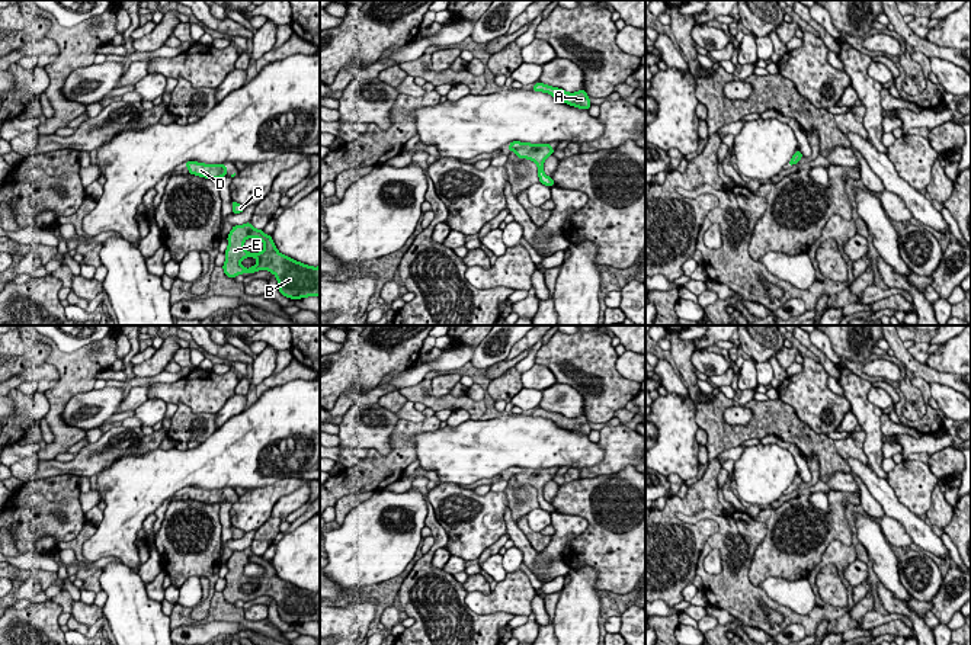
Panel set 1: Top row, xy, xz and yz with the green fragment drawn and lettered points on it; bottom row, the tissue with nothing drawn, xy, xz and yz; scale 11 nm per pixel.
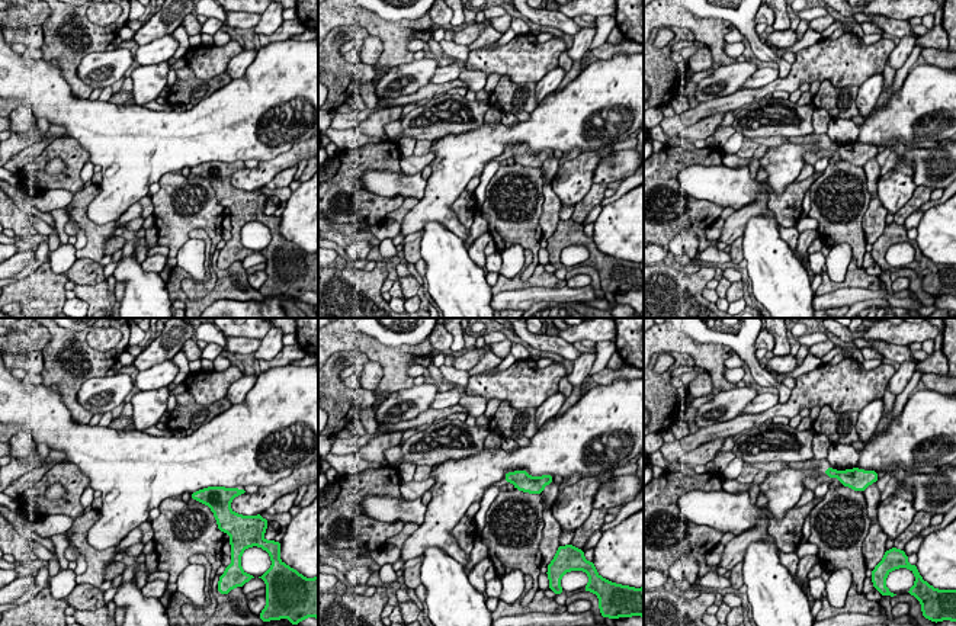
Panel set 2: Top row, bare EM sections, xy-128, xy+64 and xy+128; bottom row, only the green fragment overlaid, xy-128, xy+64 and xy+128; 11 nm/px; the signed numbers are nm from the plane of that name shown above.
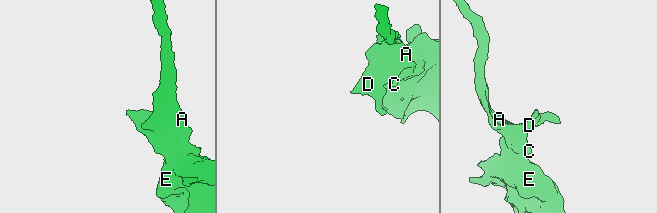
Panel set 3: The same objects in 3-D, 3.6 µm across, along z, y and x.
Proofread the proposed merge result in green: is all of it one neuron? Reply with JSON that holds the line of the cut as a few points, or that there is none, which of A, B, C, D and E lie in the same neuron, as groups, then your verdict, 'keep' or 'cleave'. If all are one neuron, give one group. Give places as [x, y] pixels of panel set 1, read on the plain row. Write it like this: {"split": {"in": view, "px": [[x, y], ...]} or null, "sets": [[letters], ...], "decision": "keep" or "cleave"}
{"split": null, "sets": [["A", "B", "C", "D", "E"]], "decision": "keep"}

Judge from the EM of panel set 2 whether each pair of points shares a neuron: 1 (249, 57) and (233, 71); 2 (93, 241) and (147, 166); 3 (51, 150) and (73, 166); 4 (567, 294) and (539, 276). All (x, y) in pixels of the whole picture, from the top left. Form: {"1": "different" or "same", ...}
{"1": "same", "2": "different", "3": "same", "4": "different"}

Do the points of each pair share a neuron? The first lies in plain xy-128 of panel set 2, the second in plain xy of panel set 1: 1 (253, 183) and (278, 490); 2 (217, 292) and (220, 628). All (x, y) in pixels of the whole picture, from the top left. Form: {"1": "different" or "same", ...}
{"1": "same", "2": "different"}

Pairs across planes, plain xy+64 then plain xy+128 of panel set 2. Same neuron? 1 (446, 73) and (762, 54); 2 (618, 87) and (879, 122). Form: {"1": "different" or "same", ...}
{"1": "different", "2": "same"}

